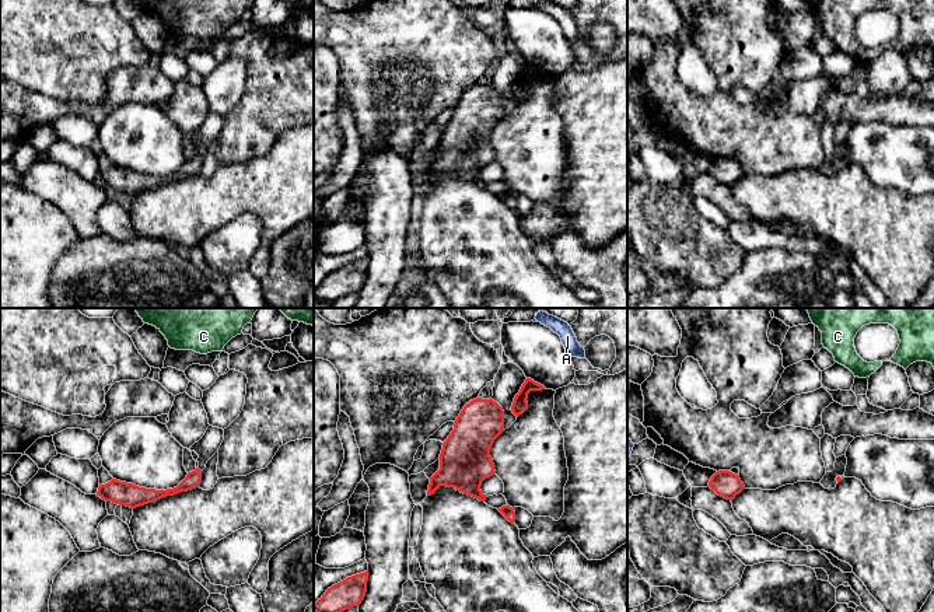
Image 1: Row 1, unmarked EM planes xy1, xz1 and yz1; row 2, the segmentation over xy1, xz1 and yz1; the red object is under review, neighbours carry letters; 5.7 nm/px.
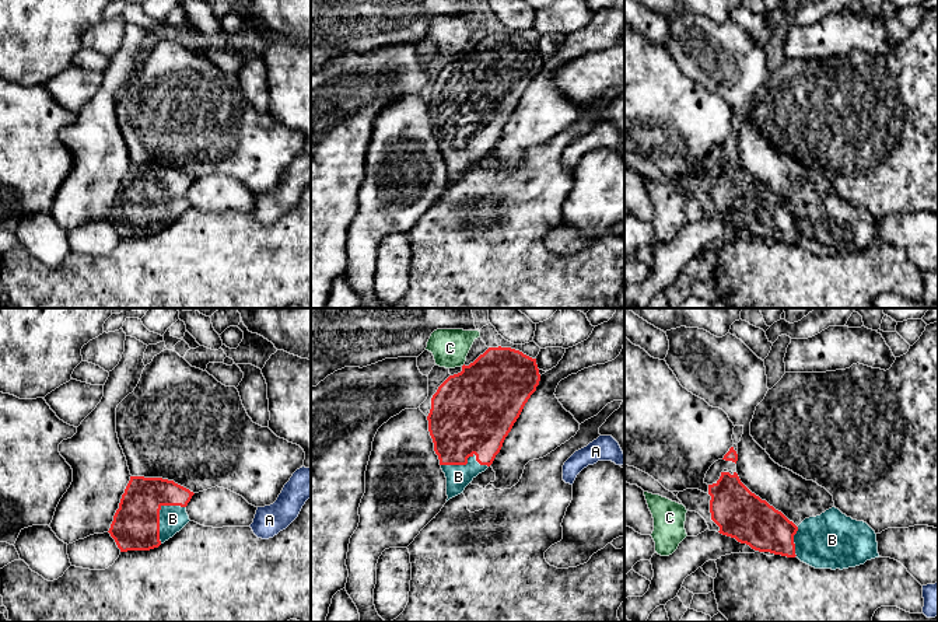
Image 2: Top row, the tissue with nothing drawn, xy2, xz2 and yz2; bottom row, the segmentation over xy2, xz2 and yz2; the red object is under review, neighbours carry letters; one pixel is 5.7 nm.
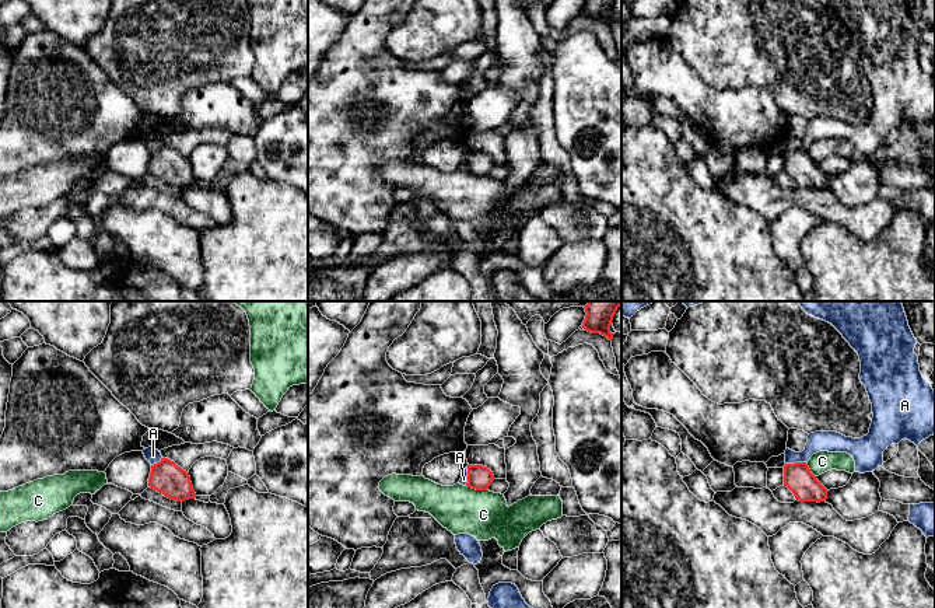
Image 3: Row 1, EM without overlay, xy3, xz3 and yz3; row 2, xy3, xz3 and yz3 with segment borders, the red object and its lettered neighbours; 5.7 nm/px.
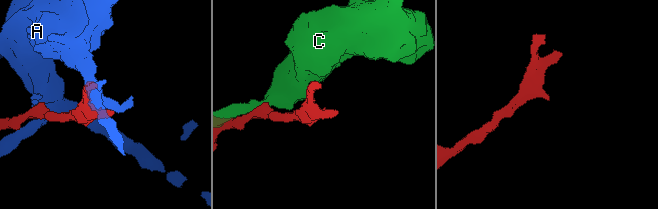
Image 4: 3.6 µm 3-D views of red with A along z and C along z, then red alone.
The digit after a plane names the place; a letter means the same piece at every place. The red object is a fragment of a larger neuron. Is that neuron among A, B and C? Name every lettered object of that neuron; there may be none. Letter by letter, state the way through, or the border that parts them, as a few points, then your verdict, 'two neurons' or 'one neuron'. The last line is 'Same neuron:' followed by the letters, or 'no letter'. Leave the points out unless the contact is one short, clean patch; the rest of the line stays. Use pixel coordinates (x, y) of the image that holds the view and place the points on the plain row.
A: border yz3 (805, 147), (785, 150); two neurons
B: one neuron
C: two neurons
Same neuron: B

